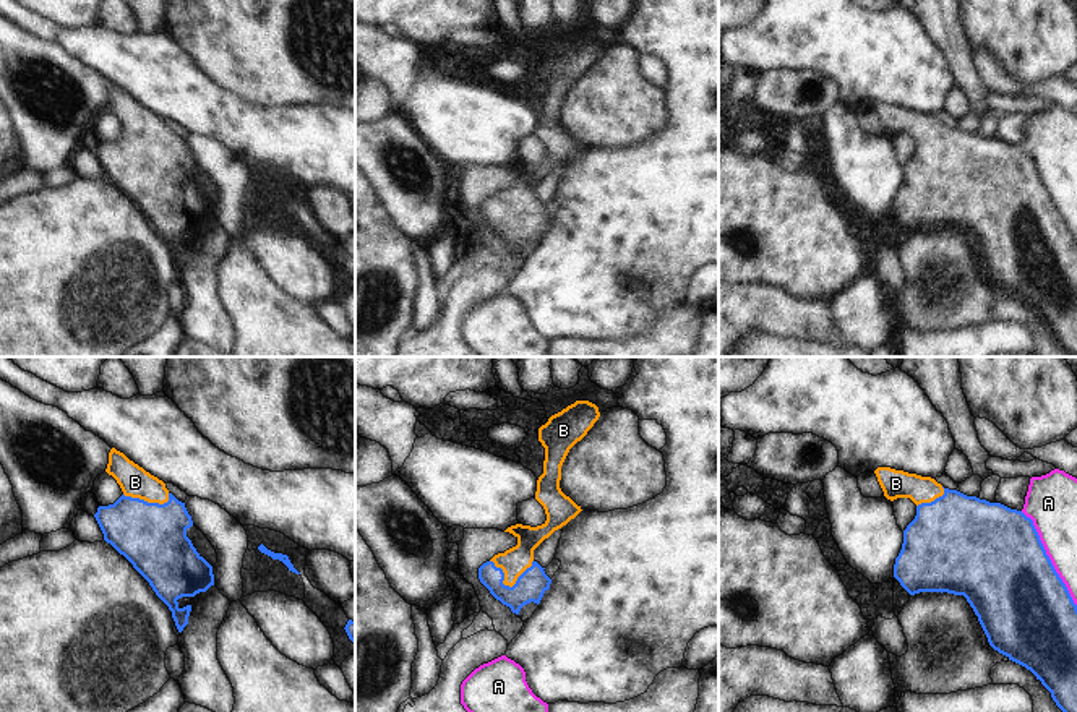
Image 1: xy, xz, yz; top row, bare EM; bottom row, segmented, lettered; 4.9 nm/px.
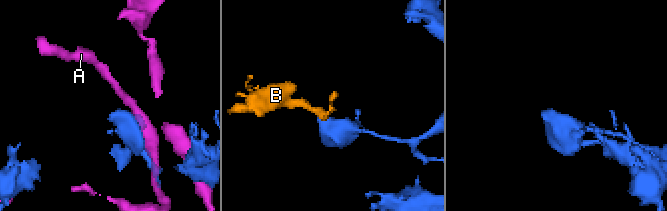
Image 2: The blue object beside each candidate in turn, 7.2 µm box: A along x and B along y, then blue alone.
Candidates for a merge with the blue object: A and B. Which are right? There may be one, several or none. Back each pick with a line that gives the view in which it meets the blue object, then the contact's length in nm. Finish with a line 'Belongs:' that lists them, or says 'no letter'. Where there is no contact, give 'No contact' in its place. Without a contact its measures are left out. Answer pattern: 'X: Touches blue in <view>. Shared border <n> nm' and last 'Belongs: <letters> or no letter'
B: Touches blue in xz. Shared border 220 nm
Belongs: B.

